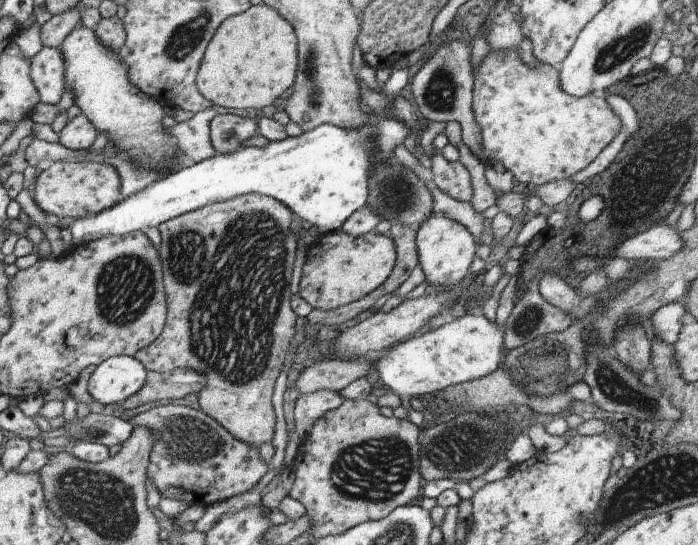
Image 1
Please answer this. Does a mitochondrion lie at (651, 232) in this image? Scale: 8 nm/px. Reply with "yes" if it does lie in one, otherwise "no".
no

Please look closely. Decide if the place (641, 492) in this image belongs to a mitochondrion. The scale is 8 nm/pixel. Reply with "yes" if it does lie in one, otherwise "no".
yes

